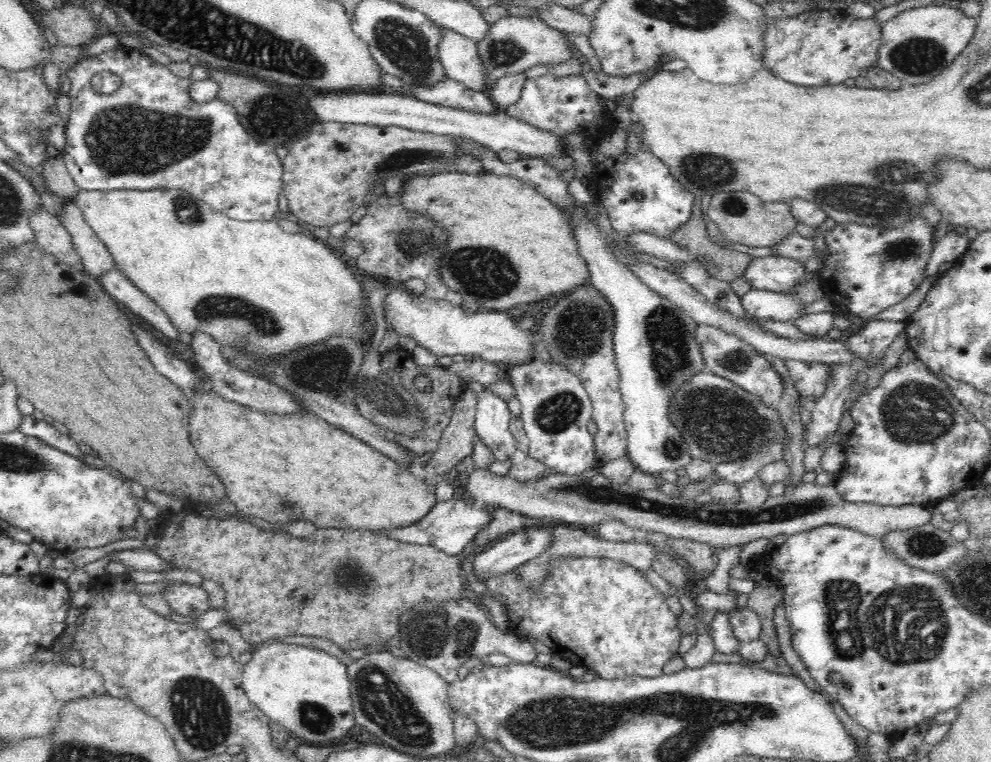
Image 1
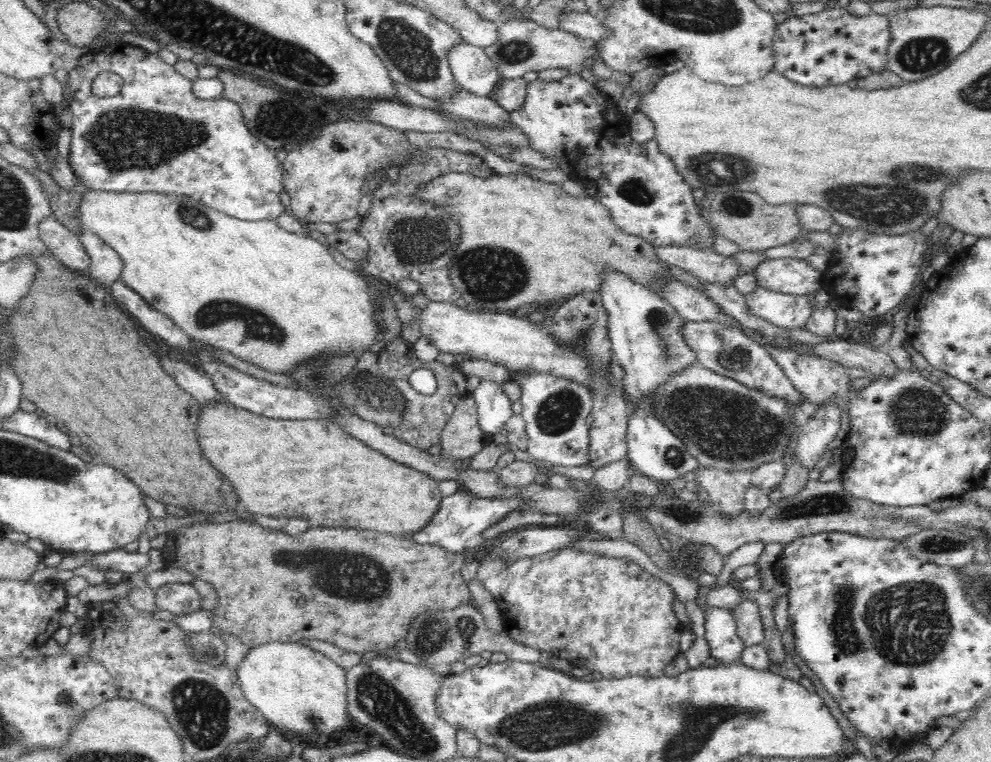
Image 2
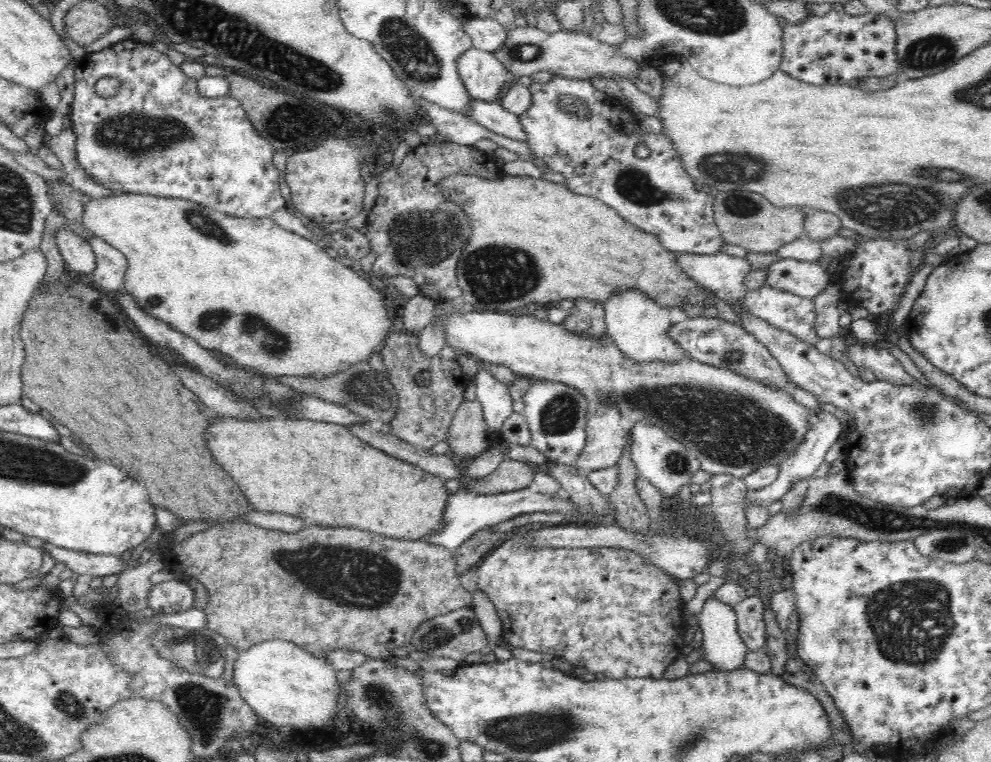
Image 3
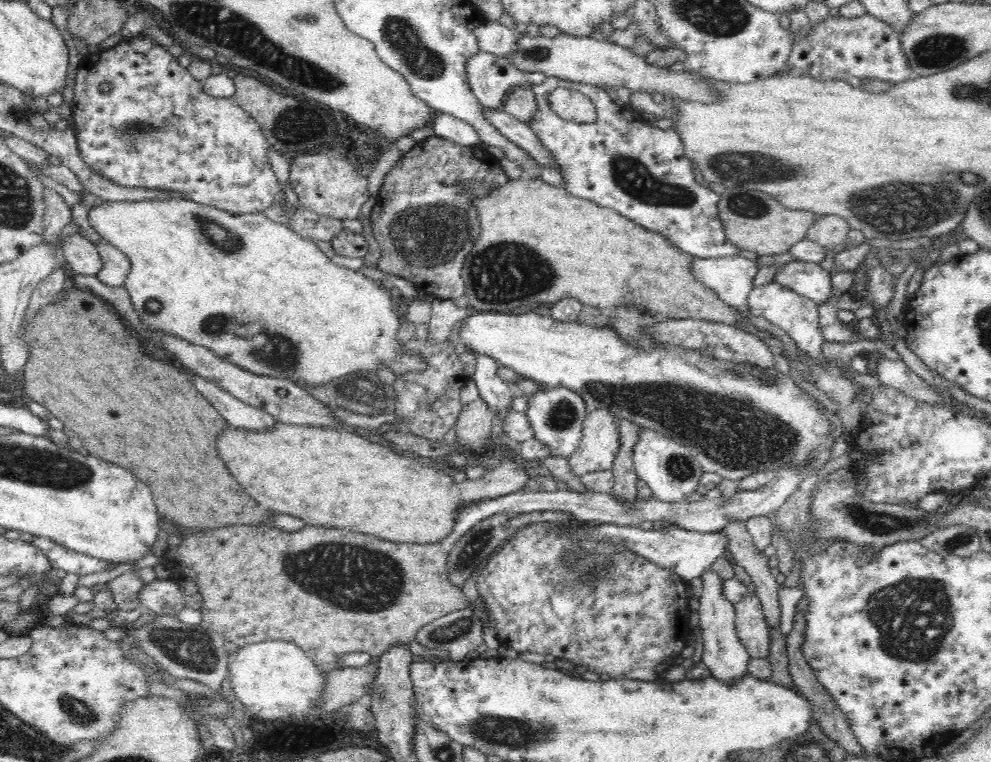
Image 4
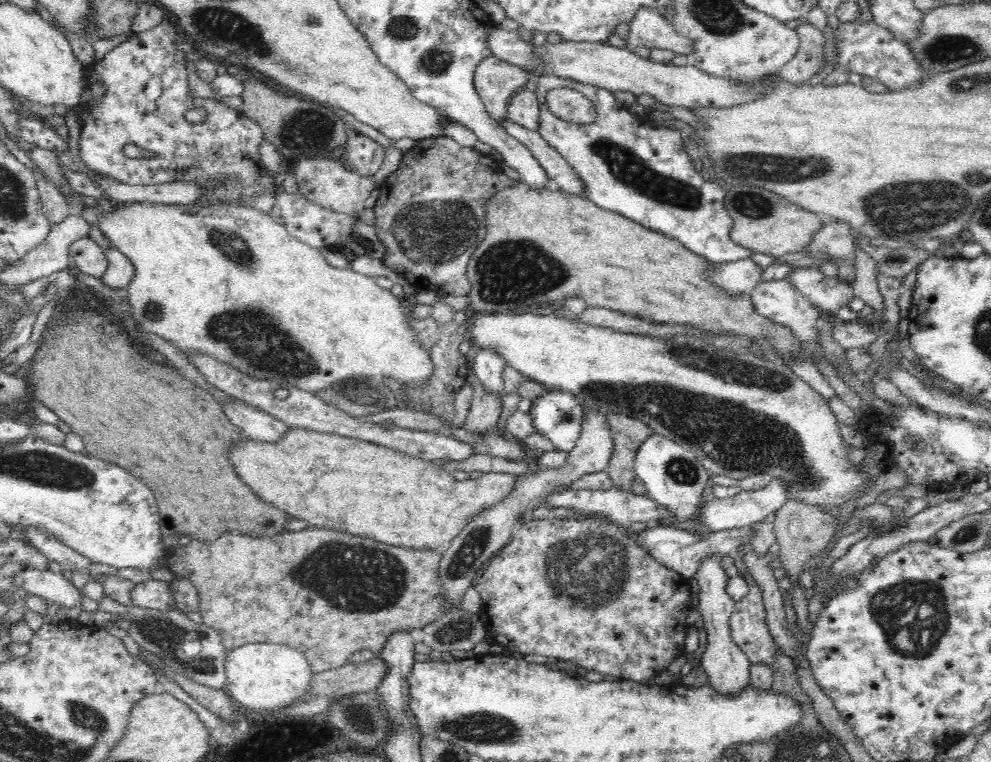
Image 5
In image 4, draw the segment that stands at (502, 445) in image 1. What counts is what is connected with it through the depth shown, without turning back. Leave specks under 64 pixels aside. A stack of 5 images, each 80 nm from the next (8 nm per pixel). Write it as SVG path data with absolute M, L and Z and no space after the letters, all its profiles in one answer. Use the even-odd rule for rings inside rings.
M478 353L475 358L477 364L473 380L479 389L480 398L488 402L493 412L497 412L496 421L503 421L509 413L514 395L511 387L499 378L498 368L501 364L488 354Z

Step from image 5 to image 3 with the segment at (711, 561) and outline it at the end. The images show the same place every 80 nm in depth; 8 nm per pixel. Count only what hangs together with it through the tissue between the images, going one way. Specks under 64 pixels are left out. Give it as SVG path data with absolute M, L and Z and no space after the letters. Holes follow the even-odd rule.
M714 593L706 598L702 610L698 613L698 626L702 636L703 658L712 664L712 670L717 672L734 672L744 666L746 655L749 654L747 645L740 636L737 627L737 616L733 606L720 601Z

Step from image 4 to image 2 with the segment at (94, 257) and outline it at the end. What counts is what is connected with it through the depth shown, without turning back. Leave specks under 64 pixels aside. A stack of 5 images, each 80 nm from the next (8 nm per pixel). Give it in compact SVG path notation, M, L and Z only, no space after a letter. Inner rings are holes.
M48 218L40 223L40 239L68 268L76 272L90 268L90 253L78 234L62 225L56 218Z

